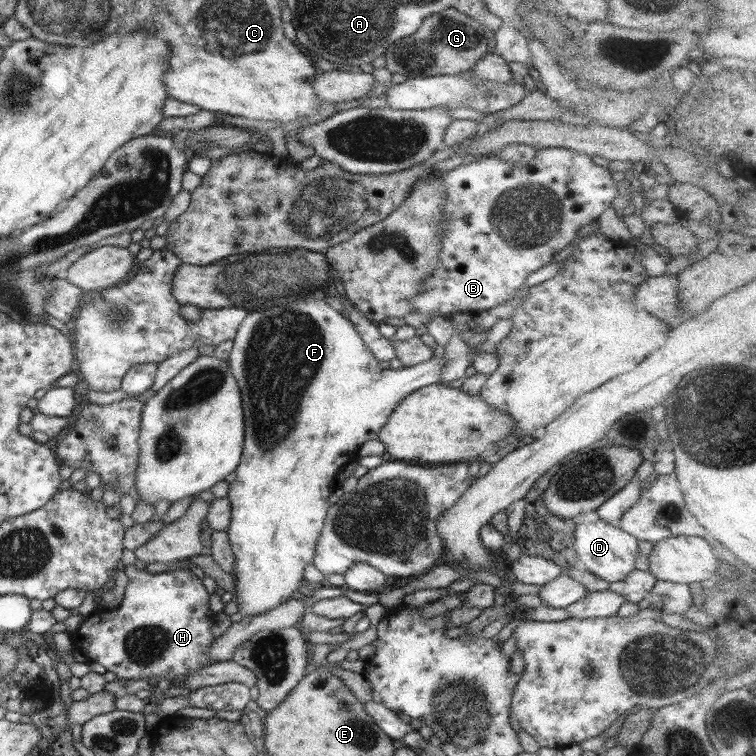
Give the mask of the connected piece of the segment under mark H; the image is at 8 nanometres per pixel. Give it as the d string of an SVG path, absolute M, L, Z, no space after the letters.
M130 565L124 571L130 579L124 600L112 611L98 609L86 617L74 633L75 648L121 680L166 678L172 687L180 687L191 672L214 663L208 656L214 643L209 592L187 569L150 574Z

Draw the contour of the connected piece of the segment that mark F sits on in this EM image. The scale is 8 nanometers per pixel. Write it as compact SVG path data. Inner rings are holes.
M312 296L310 302L292 302L288 304L290 298L275 298L270 302L270 306L264 308L264 312L248 313L242 324L238 327L233 347L229 358L227 359L232 376L236 379L236 384L240 389L240 398L242 398L242 408L244 409L244 444L242 460L236 471L236 479L229 483L229 495L232 505L231 523L227 533L236 557L236 597L235 602L238 606L238 612L245 616L258 616L264 612L270 612L272 608L278 608L282 602L293 598L294 593L304 582L305 568L313 562L316 554L317 538L323 529L323 523L326 520L328 509L331 507L328 502L328 496L332 489L339 486L336 480L336 474L342 470L346 464L358 461L357 456L360 446L368 440L377 438L380 429L388 422L390 415L395 408L415 390L438 383L441 380L442 370L446 366L447 357L436 359L432 357L428 362L412 367L402 367L398 370L385 371L378 366L379 360L372 354L372 351L364 344L363 338L356 332L353 324L347 319L346 315L339 313L326 303L323 297Z

